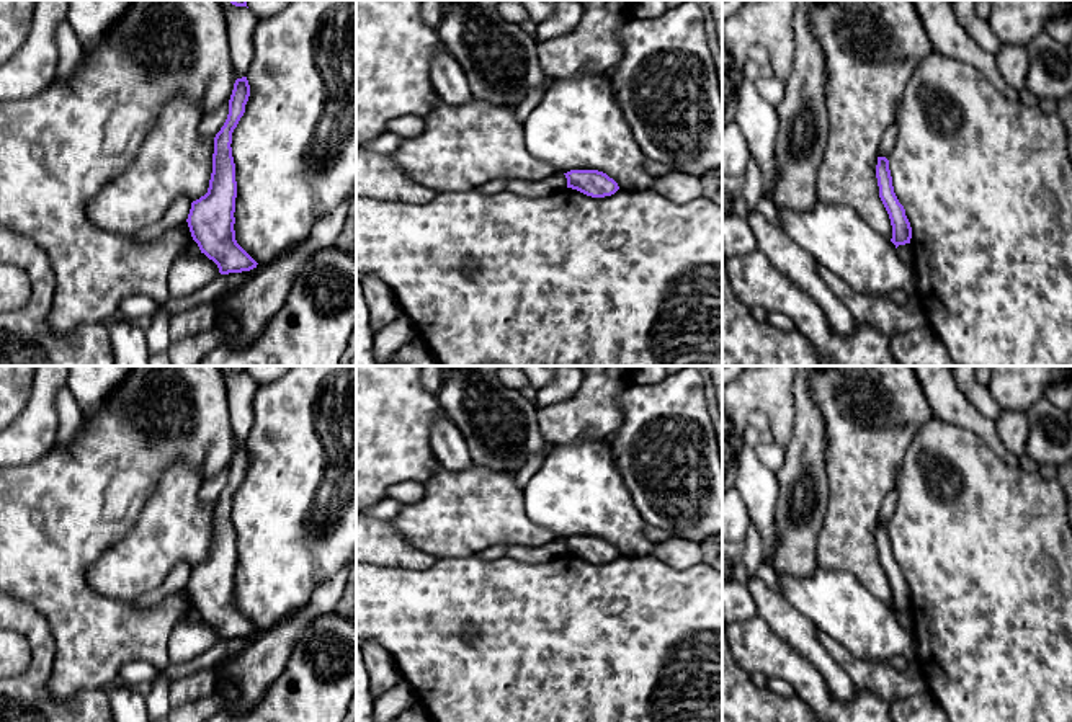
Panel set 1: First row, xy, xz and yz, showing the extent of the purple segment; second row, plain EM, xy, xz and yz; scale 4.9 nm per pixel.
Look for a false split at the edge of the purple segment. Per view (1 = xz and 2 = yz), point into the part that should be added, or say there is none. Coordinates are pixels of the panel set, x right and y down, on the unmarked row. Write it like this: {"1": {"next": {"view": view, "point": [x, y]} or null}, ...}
{"1": {"next": null}, "2": {"next": null}}

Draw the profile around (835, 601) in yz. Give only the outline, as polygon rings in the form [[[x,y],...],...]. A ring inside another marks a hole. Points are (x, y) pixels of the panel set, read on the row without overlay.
[[[817,567],[809,577],[778,575],[778,580],[781,595],[817,631],[856,658],[889,663],[894,657],[904,657],[915,662],[912,632],[851,572]]]

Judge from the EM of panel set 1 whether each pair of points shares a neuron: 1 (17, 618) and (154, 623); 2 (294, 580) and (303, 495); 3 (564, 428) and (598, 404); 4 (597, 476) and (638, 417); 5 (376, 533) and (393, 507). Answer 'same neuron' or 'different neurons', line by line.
1: different neurons
2: same neuron
3: same neuron
4: different neurons
5: different neurons

